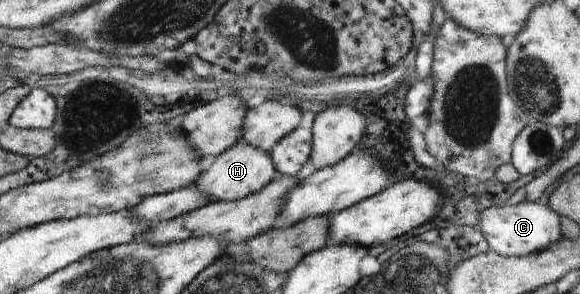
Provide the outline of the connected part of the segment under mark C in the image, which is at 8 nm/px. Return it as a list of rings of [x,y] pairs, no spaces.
[[[525,200],[517,204],[493,205],[479,213],[477,228],[483,233],[483,239],[491,250],[506,257],[525,257],[531,253],[539,253],[549,245],[562,239],[560,215],[548,205]]]

